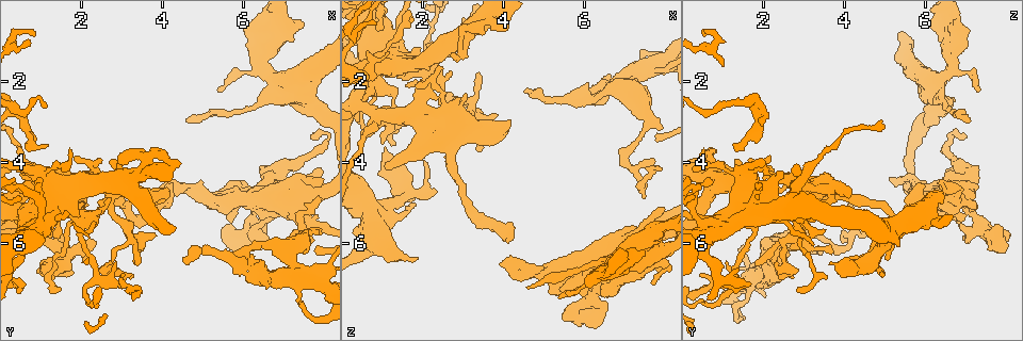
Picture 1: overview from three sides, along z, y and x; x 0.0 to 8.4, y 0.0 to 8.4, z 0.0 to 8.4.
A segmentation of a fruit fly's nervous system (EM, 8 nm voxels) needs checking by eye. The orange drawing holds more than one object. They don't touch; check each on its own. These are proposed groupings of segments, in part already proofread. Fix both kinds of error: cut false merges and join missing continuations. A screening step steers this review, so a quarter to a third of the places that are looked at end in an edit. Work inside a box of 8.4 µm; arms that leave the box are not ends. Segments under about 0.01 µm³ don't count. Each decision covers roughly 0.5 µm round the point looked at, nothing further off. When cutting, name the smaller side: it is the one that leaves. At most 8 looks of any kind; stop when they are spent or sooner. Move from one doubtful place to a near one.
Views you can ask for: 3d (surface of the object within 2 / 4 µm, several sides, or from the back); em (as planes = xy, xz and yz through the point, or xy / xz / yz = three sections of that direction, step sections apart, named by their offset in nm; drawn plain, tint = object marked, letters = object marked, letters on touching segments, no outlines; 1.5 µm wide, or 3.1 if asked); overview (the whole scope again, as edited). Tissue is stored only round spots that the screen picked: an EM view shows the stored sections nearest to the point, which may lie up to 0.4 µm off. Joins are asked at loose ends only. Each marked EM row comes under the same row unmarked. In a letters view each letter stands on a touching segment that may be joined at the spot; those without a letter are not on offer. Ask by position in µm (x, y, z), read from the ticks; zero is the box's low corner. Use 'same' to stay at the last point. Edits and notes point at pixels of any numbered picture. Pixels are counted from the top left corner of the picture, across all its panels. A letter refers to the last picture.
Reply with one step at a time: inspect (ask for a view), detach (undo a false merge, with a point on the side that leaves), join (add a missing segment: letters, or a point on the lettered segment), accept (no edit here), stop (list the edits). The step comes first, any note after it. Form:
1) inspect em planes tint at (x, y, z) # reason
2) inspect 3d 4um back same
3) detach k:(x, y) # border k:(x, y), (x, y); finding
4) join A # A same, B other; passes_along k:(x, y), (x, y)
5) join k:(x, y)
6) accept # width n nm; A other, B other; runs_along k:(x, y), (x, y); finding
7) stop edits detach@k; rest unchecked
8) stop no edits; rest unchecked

inspect em planes letters at (8.00, 4.40, 5.20) # free end

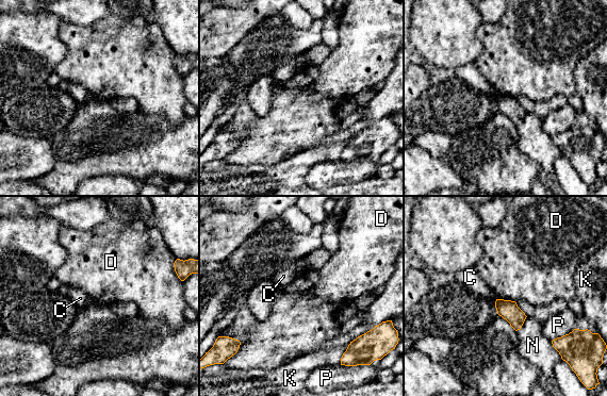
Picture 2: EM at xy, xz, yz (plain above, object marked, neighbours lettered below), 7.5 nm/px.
accept # C other, D other, K other, N other, P other; border 2:(496, 298), (514, 301); none of them fits

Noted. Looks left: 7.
inspect em yz step 4 tint at (5.35, 2.20, 7.30) # tapers out

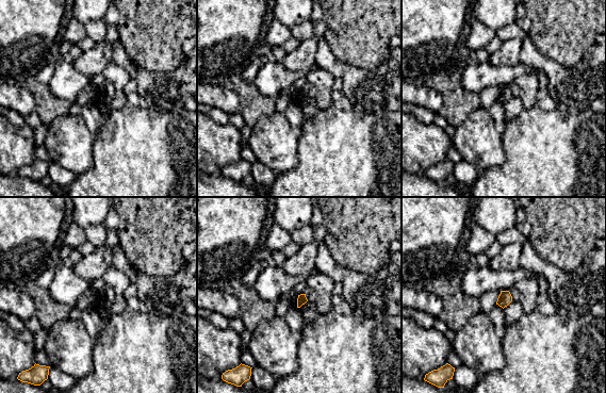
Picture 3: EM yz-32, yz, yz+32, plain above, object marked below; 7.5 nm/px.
inspect em xy step 8 letters same

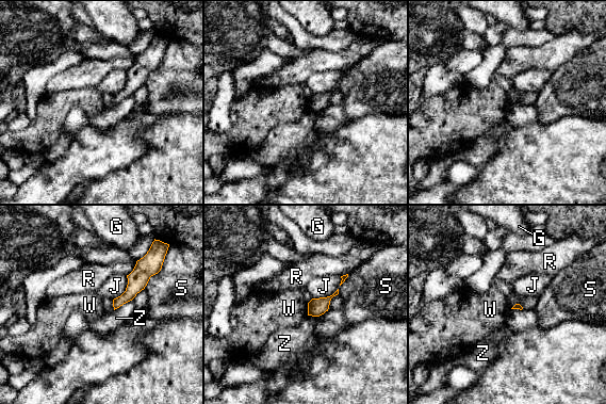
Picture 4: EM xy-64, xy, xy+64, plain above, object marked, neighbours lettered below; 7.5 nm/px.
accept # longest_contact S 220 nm; G other, J other, R other, S other, W other, Z other; border 4:(307, 303), (308, 314); none of them fits

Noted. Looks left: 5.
inspect 3d 4um at (2.40, 6.00, 4.70) # an open end

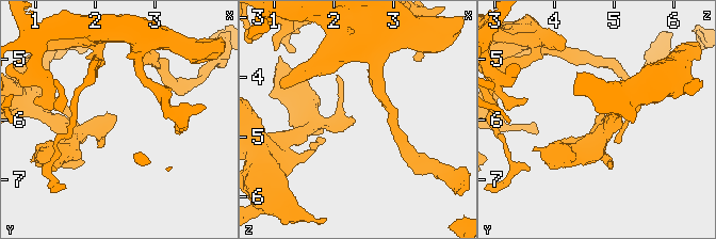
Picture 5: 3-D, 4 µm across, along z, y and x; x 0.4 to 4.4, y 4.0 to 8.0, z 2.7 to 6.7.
inspect em planes tint at (2.35, 6.00, 4.75) # need the tissue

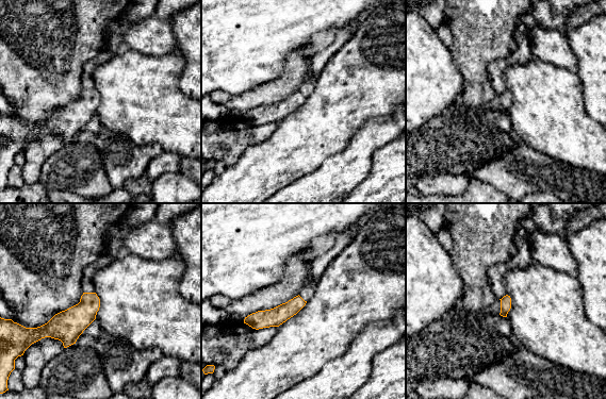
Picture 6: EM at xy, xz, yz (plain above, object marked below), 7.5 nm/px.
inspect em planes letters same # what lies round it

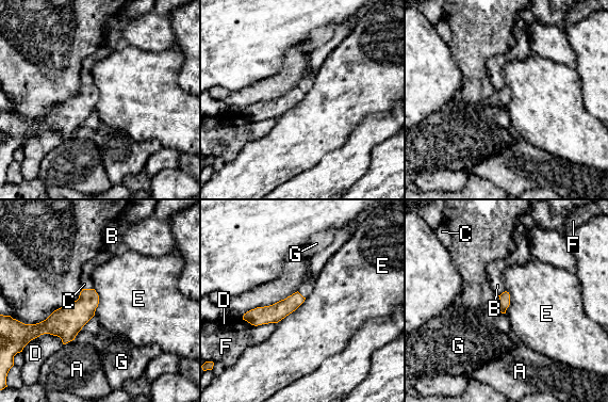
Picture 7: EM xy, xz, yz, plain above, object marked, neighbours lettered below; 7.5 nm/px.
accept # longest_contact E 300 nm; A other, B other, C other, D other, E other, F other, G other; none of them fits

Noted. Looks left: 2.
inspect em yz step 8 letters at (0.80, 0.85, 0.60)

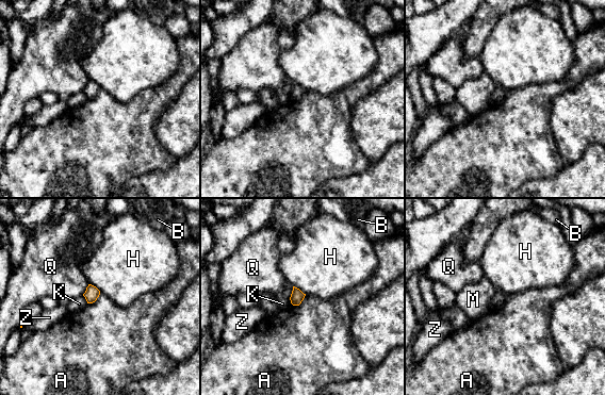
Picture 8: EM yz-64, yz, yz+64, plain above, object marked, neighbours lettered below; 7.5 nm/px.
inspect em planes letters same

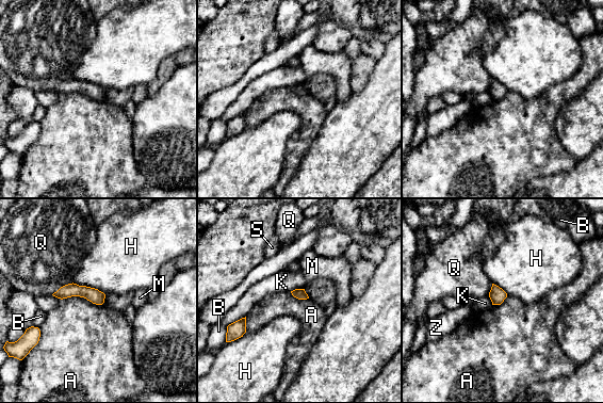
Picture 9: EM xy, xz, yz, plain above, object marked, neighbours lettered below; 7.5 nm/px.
accept # width 80 nm; A other, B other, H other, K other, M other, Q other, S other, Z other; runs_along 9:(58, 294), (84, 291), (101, 300); none of them fits

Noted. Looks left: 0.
stop no edits; rest unchecked

